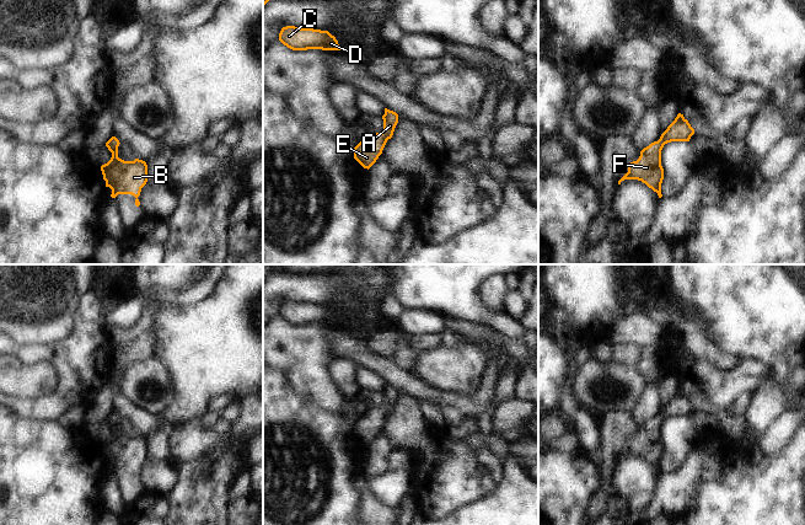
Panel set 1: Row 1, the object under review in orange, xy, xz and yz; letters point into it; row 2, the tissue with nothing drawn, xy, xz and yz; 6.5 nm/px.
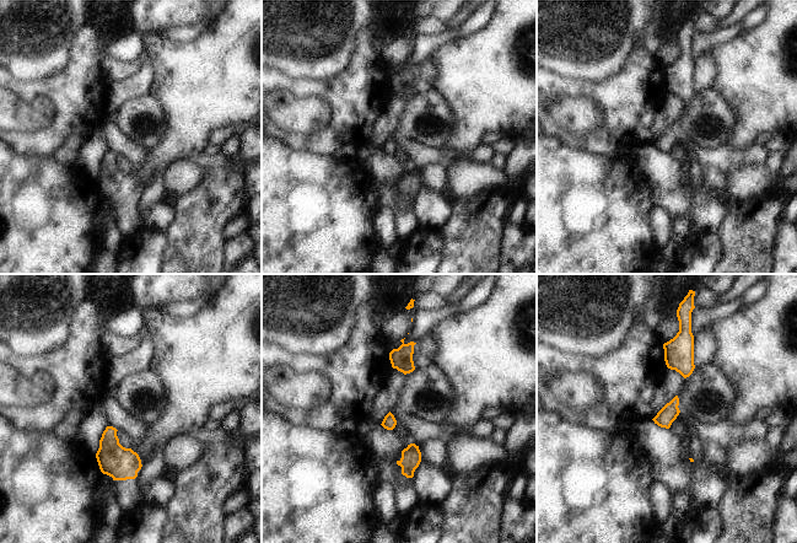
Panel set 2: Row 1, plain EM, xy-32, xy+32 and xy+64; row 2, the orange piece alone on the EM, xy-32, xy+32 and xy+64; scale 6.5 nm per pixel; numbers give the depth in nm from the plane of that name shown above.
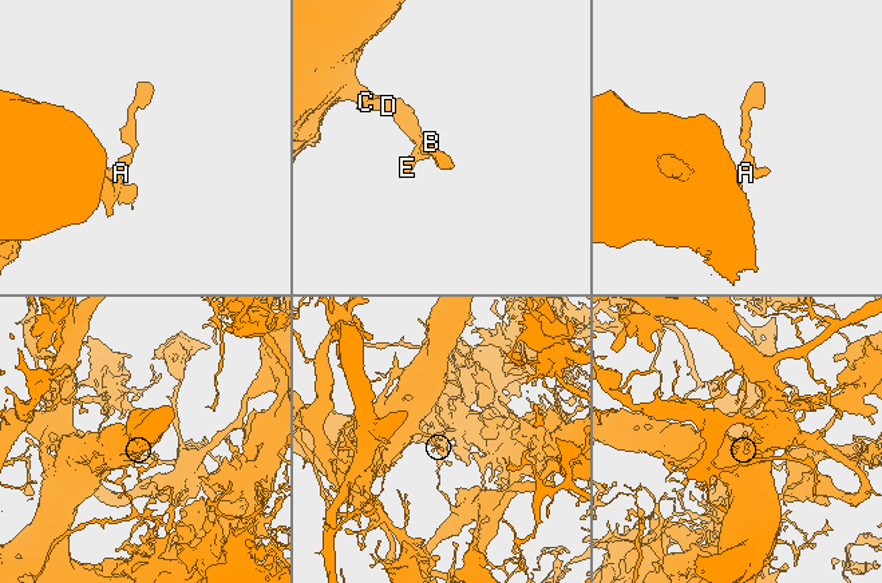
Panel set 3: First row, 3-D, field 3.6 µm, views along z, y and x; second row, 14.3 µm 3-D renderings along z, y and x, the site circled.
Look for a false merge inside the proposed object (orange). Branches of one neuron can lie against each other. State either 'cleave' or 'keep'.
keep

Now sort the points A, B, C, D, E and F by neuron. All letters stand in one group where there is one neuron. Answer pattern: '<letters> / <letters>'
A B C D E F

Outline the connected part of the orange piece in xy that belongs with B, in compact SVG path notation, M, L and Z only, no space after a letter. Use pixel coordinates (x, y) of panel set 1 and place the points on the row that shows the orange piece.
M112 136L106 146L112 152L111 160L101 166L106 187L112 189L112 198L118 194L132 194L135 199L135 205L139 207L141 188L147 182L147 165L145 161L135 159L134 161L124 161L118 157L119 140Z

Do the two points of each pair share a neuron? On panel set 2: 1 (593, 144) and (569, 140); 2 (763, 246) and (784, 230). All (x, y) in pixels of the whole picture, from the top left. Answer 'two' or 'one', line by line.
1: one
2: two

